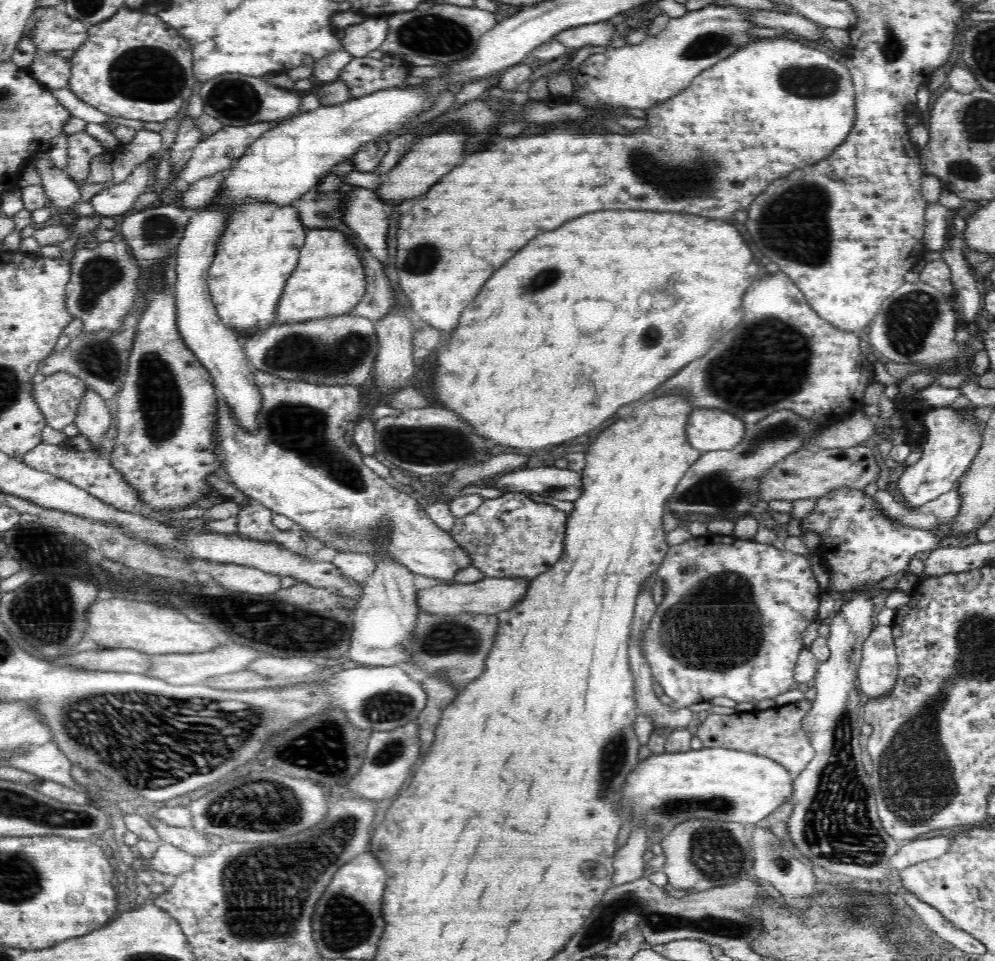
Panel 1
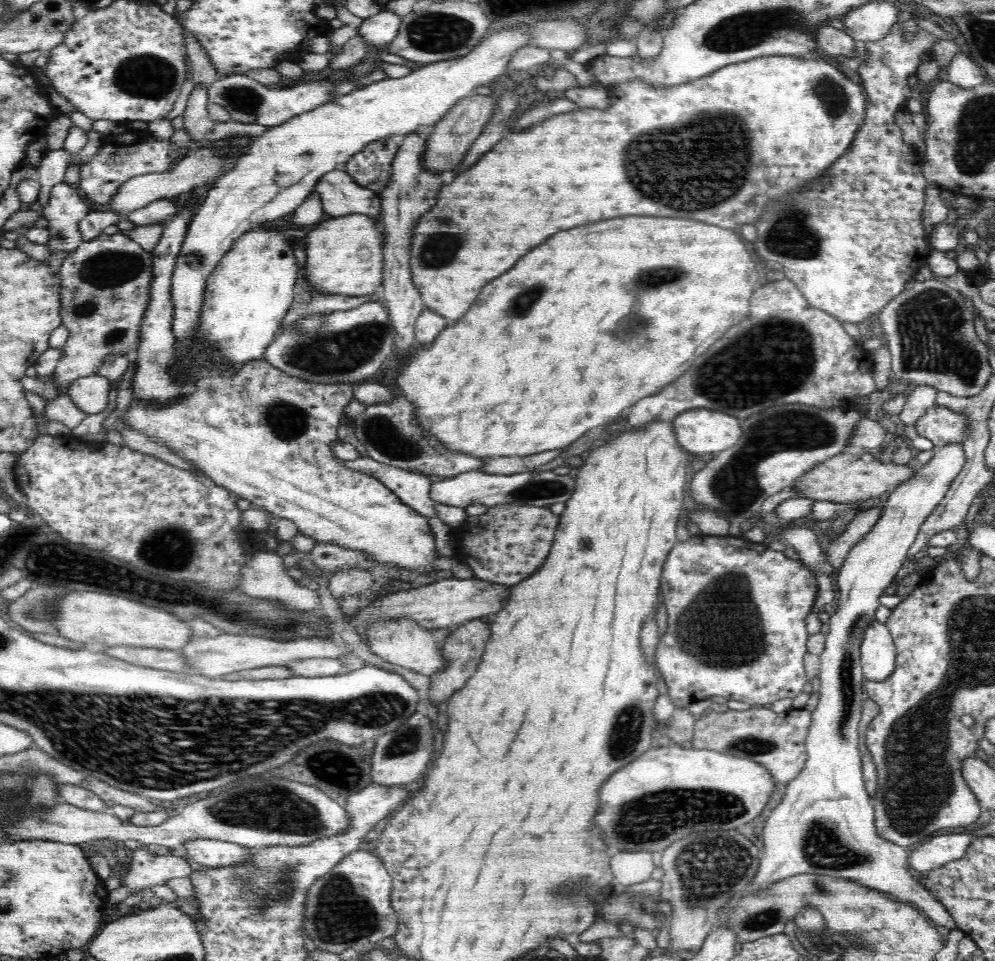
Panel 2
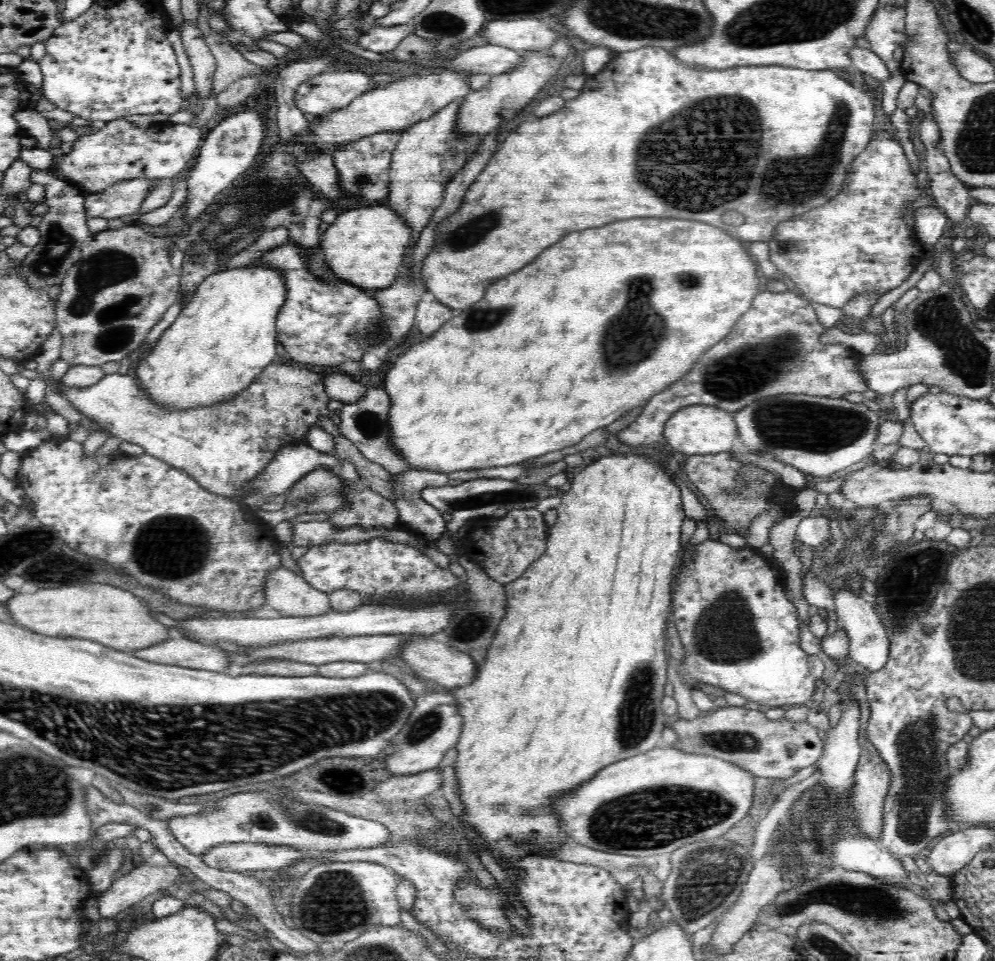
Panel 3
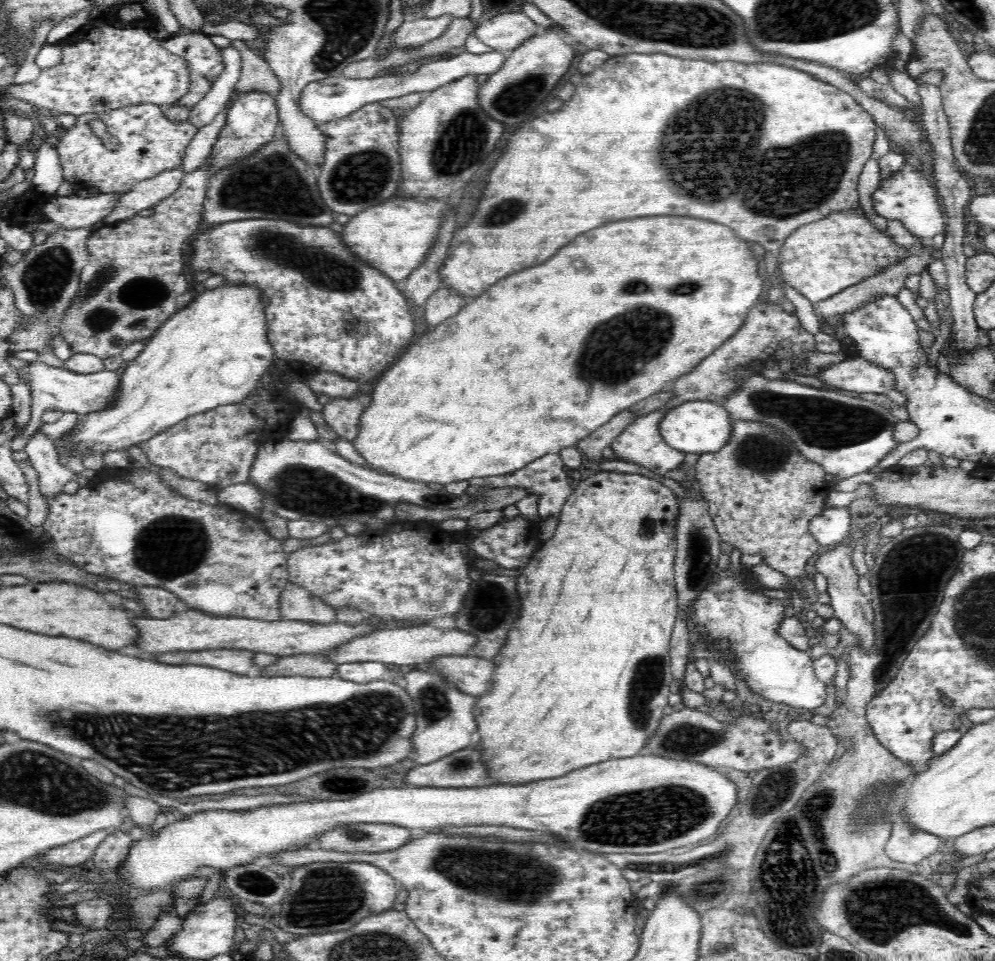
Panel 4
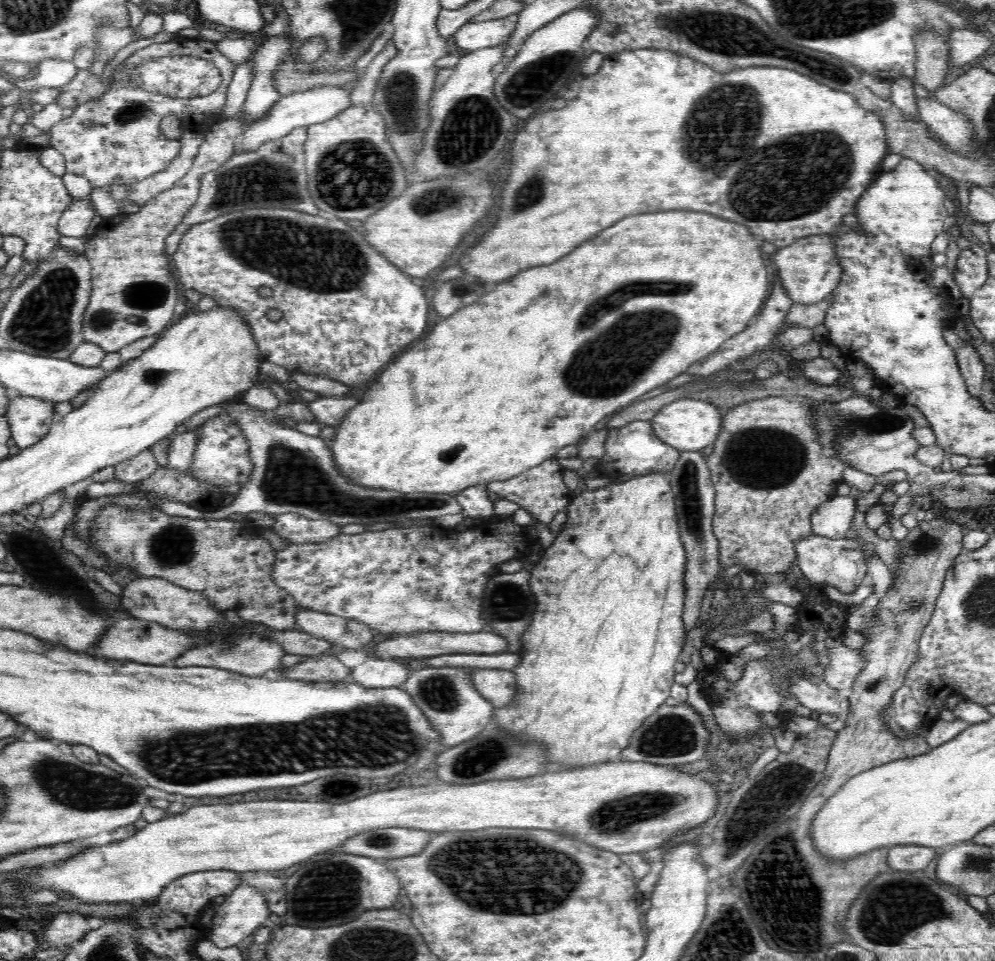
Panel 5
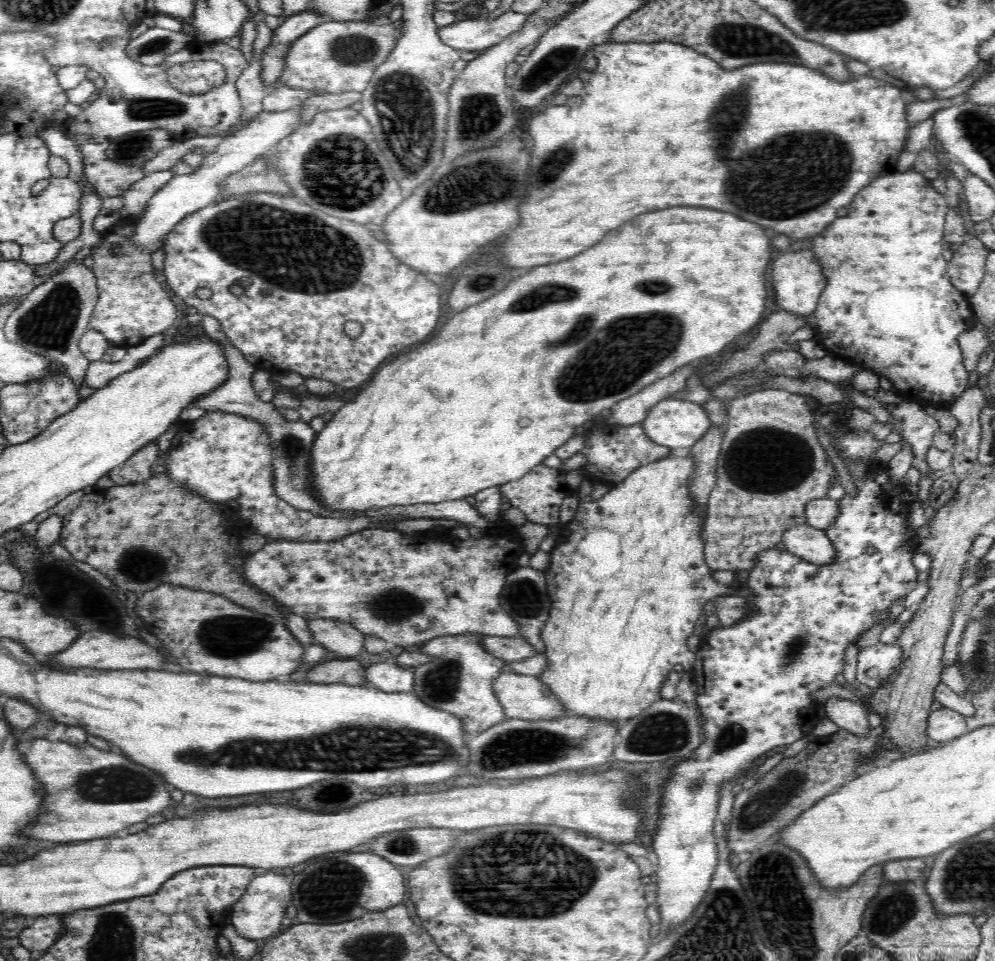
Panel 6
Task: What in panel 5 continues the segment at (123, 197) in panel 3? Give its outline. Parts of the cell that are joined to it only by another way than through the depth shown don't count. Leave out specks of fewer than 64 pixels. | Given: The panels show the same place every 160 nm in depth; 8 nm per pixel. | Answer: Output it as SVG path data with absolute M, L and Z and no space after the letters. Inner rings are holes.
M74 198L72 204L62 212L57 231L62 236L74 236L74 238L86 236L86 228L95 214L96 209L92 201Z

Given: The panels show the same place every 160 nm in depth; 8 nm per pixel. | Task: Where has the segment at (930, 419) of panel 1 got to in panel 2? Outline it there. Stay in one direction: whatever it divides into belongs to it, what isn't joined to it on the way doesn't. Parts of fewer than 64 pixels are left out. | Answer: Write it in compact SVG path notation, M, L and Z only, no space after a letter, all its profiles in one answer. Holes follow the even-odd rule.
M951 443L944 447L934 447L934 457L927 464L916 469L916 474L893 489L883 505L882 518L855 544L847 554L840 567L837 578L837 609L831 617L825 617L830 625L826 634L824 650L819 654L821 668L813 689L819 693L820 700L812 712L812 724L806 734L807 760L802 772L791 780L785 790L783 799L768 816L764 825L764 856L760 858L758 874L754 876L749 889L742 894L770 889L776 882L797 876L798 874L824 874L834 878L850 878L864 886L892 894L902 903L910 902L932 920L935 925L954 930L956 922L952 915L934 896L908 872L909 860L905 847L898 846L882 838L875 827L875 808L873 799L867 793L863 777L863 764L858 746L858 728L863 713L863 704L867 699L862 682L866 681L861 664L860 645L870 622L876 620L876 608L880 606L879 598L885 588L892 582L902 562L907 560L908 550L917 539L922 524L934 512L934 508L945 497L951 482L958 476L966 464L963 445Z

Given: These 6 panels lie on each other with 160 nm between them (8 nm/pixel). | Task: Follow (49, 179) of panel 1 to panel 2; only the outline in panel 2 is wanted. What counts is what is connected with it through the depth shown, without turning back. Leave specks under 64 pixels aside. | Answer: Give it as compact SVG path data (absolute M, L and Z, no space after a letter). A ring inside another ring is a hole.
M60 182L52 188L48 202L40 213L46 218L46 229L51 234L44 244L49 254L72 253L84 242L78 224L87 213L88 206L75 186Z

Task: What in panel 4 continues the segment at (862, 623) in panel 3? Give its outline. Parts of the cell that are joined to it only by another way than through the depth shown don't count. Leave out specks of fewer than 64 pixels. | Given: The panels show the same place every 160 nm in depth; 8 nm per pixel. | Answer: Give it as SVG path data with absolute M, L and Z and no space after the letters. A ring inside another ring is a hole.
M840 543L836 548L827 550L818 557L814 563L815 572L820 572L827 578L827 593L831 598L831 606L834 609L833 616L838 618L844 627L858 637L858 645L869 651L875 643L873 631L874 611L870 604L870 597L864 595L858 589L858 572L852 562L852 548L848 543Z

